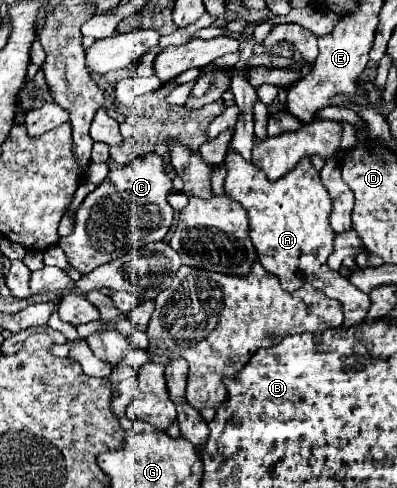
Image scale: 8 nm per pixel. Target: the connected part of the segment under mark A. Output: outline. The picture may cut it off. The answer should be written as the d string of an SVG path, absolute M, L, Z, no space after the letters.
M233 151L227 153L225 167L225 191L231 199L247 209L251 227L249 235L261 265L281 281L281 287L287 293L297 291L303 283L311 283L313 287L325 291L327 297L337 299L343 305L345 313L343 327L363 323L363 315L367 315L369 303L367 295L355 291L355 287L351 287L351 283L339 275L339 271L331 271L327 267L327 257L333 253L335 239L335 233L329 225L331 199L327 199L327 191L323 191L319 171L313 169L311 161L307 157L301 159L293 171L273 183L263 175L263 171L259 171L253 163L247 163L241 155L235 155Z

